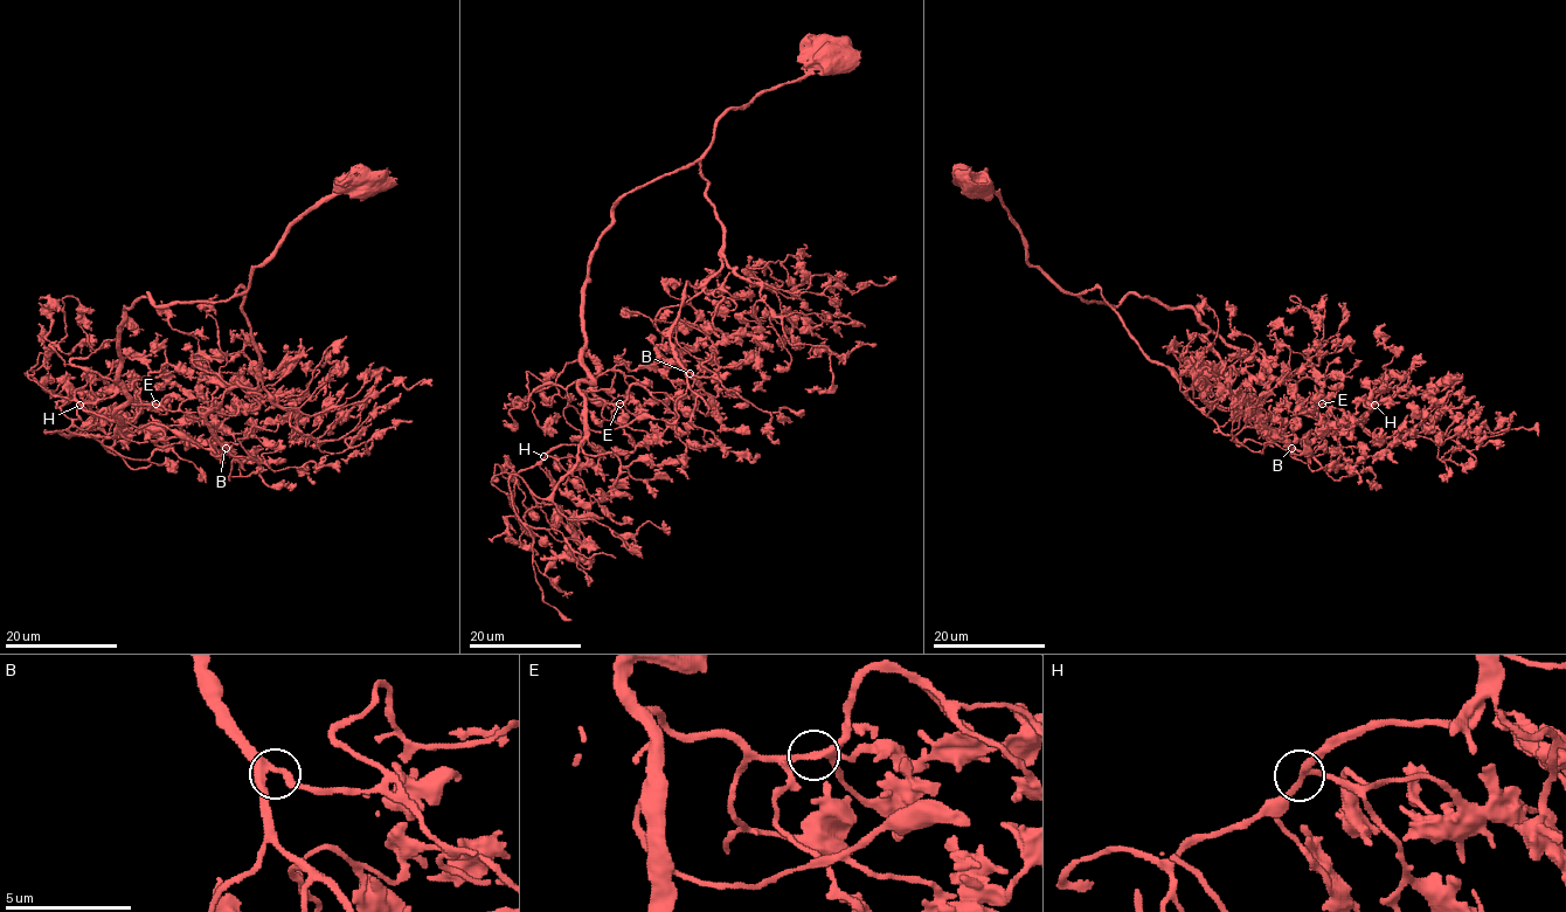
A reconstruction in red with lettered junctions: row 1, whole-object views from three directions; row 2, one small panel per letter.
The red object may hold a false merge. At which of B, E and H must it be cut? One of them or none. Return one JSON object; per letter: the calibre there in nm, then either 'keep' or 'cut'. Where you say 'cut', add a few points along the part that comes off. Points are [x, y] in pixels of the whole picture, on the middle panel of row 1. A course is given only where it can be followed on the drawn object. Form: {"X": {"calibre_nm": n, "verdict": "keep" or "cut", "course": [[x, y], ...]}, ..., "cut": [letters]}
{"B": {"calibre_nm": 280, "verdict": "keep"}, "E": {"calibre_nm": 240, "verdict": "keep"}, "H": {"calibre_nm": 240, "verdict": "keep"}, "cut": []}

